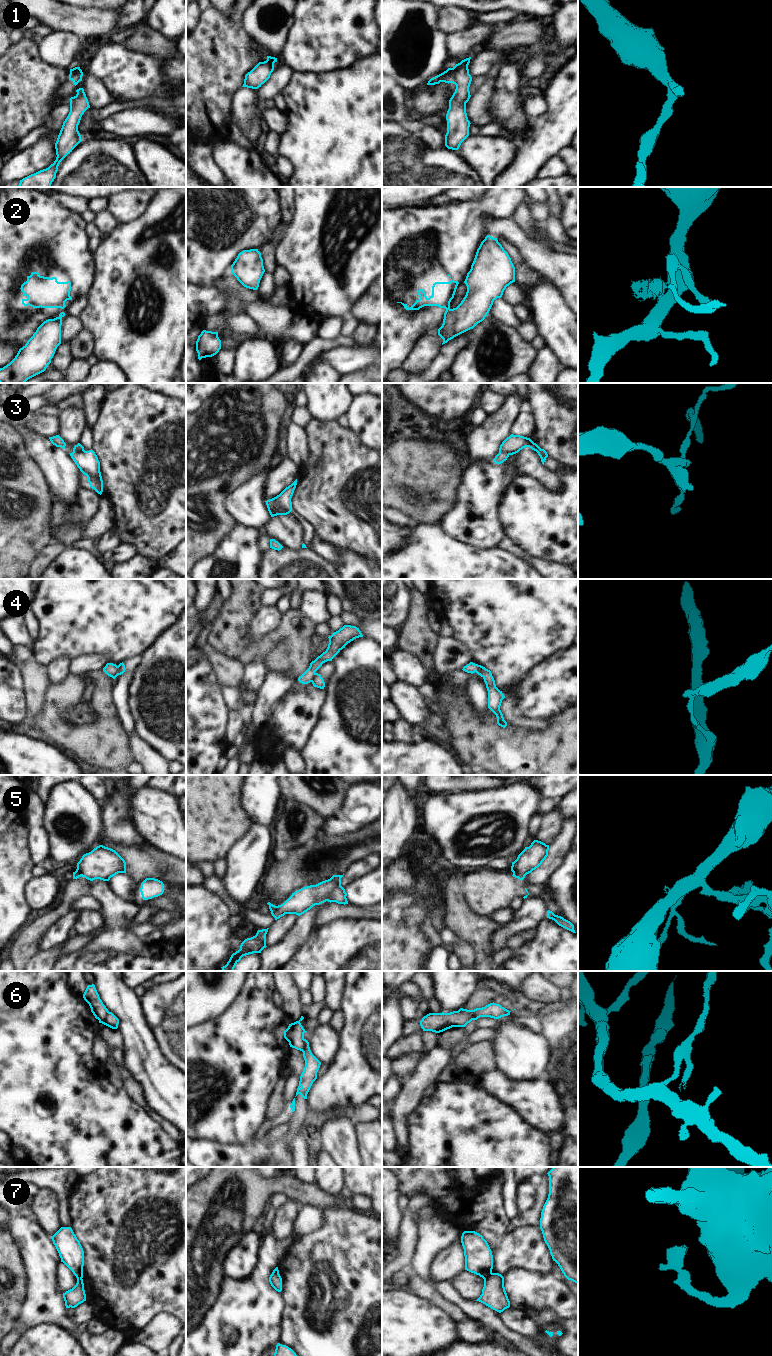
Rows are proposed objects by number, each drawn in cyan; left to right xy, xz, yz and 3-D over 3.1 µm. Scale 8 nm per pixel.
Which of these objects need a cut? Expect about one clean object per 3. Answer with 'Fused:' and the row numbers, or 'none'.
Fused: 1, 2, 3, 4, 5, 6, 7

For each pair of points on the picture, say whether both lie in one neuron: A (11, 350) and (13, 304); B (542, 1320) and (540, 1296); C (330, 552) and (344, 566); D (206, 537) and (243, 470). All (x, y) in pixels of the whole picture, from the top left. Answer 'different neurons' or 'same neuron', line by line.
A: different neurons
B: different neurons
C: different neurons
D: same neuron

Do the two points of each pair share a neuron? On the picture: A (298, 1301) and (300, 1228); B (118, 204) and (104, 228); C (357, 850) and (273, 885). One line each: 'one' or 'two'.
A: two
B: two
C: one

